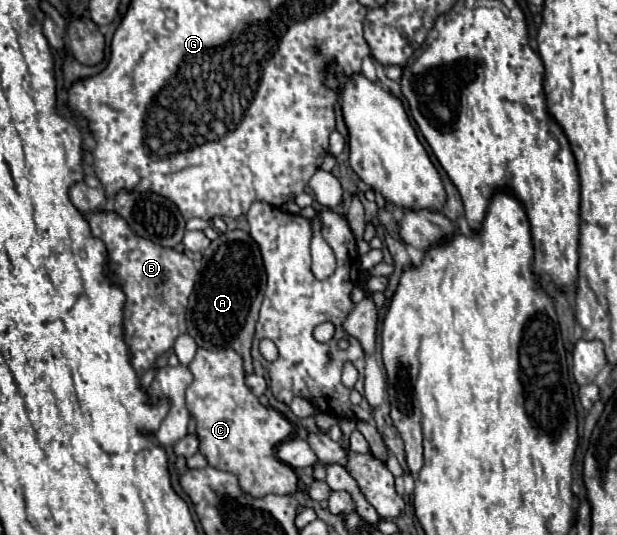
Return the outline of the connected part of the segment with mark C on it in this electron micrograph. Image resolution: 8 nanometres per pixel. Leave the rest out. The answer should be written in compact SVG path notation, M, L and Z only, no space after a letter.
M199 348L195 358L189 364L193 374L193 384L187 388L187 410L195 418L197 424L197 438L199 438L199 452L207 458L209 466L217 470L235 472L239 476L239 486L253 498L265 494L293 494L297 490L297 476L293 468L285 462L275 458L275 448L285 442L293 432L293 424L273 408L263 406L251 390L245 386L245 372L243 372L243 358L231 350L205 350Z

